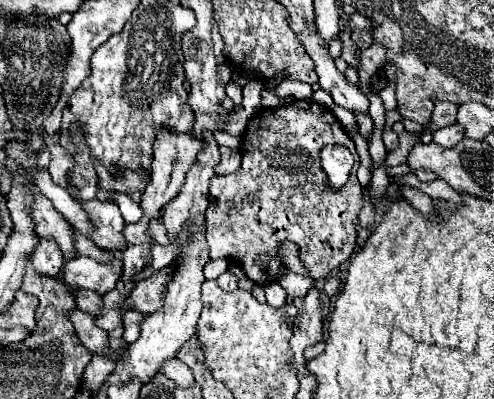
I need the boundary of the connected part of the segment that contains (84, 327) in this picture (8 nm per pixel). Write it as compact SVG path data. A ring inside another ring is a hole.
M74 308L68 312L72 324L74 324L74 330L76 330L76 336L80 338L80 342L94 354L98 354L104 346L108 346L108 334L104 330L100 330L98 326L94 326L92 322L92 316L88 312L82 312L80 308Z

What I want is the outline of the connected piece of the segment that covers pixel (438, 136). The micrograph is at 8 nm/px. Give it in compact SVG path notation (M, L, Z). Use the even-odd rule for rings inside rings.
M460 124L444 126L444 128L434 132L434 142L440 146L446 146L446 148L456 146L462 138L464 138L464 126L460 126Z

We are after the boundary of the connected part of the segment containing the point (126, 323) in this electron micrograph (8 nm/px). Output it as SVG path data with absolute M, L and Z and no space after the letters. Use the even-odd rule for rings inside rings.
M124 312L122 314L122 326L124 326L124 334L122 338L126 340L126 344L132 344L136 340L136 336L140 334L140 318L144 318L142 312Z

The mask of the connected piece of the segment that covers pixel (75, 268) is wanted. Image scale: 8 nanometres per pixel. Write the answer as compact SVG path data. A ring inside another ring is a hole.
M76 256L66 262L62 269L64 282L70 288L88 288L96 294L106 294L114 288L114 282L120 280L122 262L112 260L110 264L100 264L90 256Z

